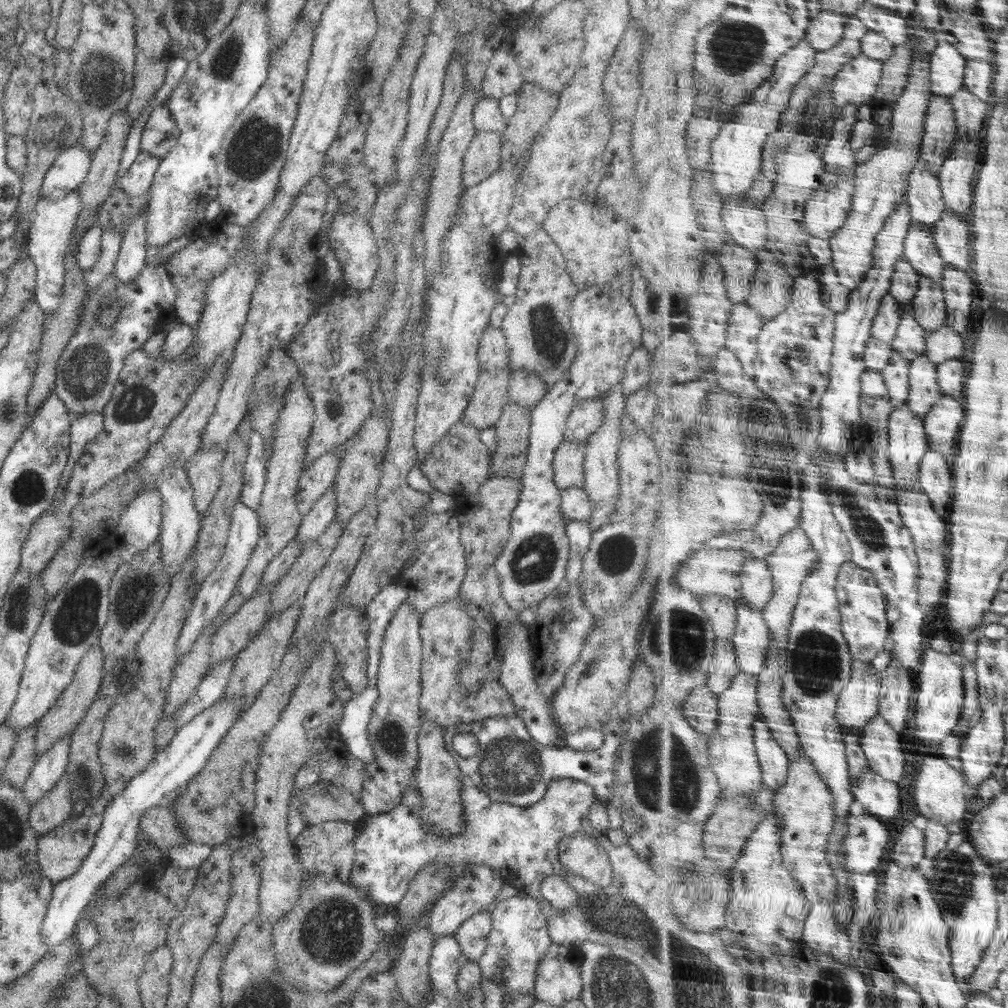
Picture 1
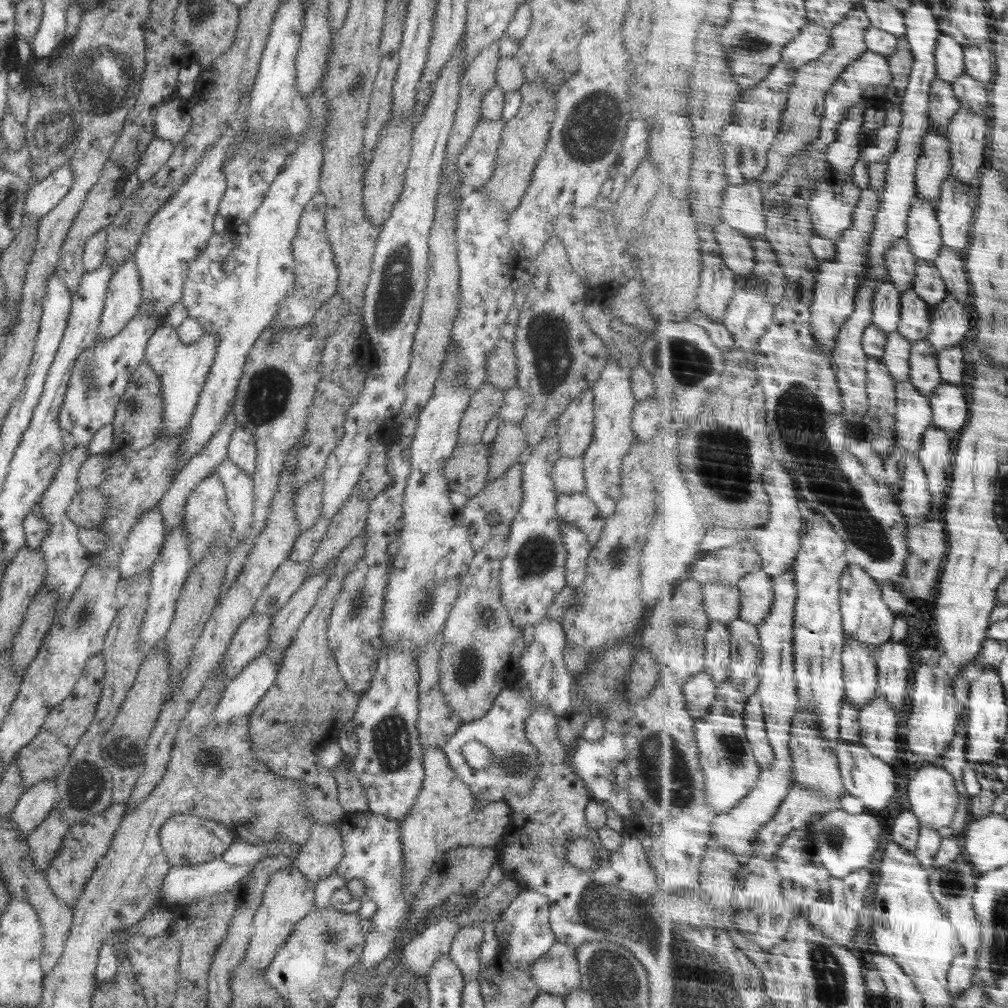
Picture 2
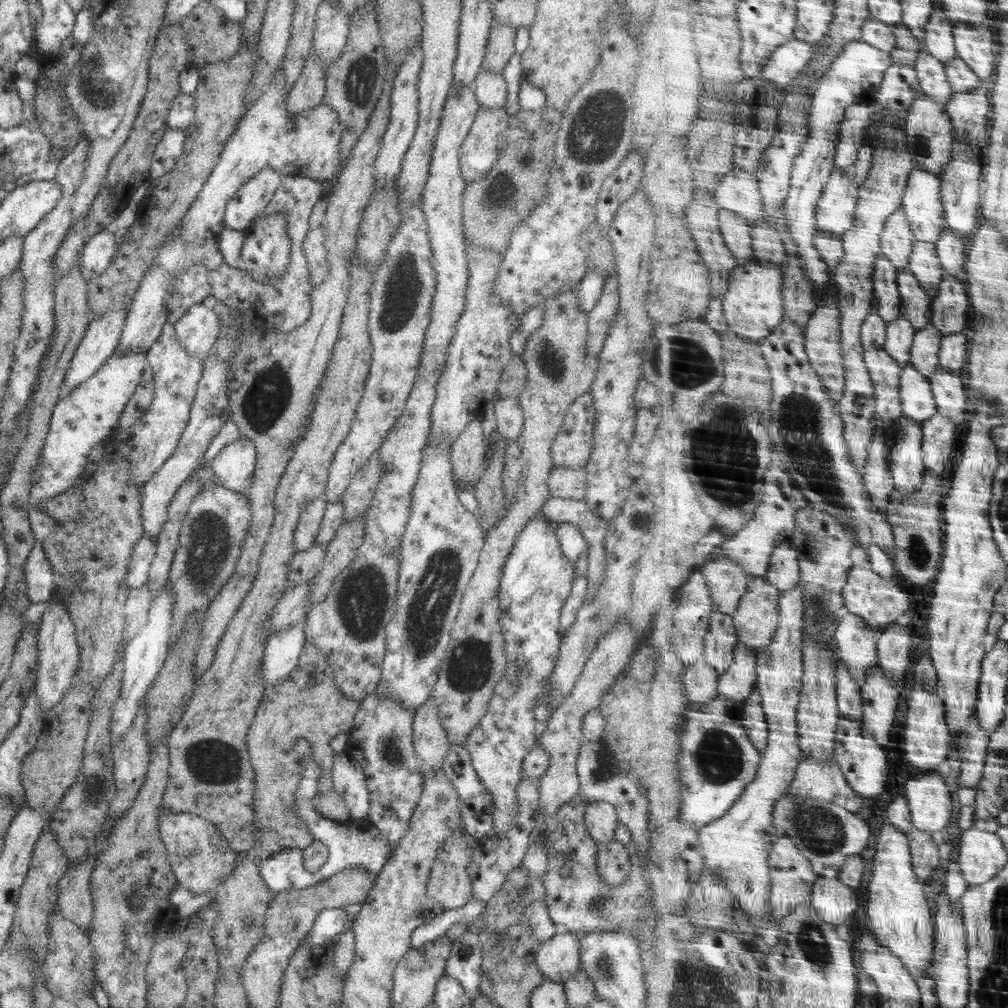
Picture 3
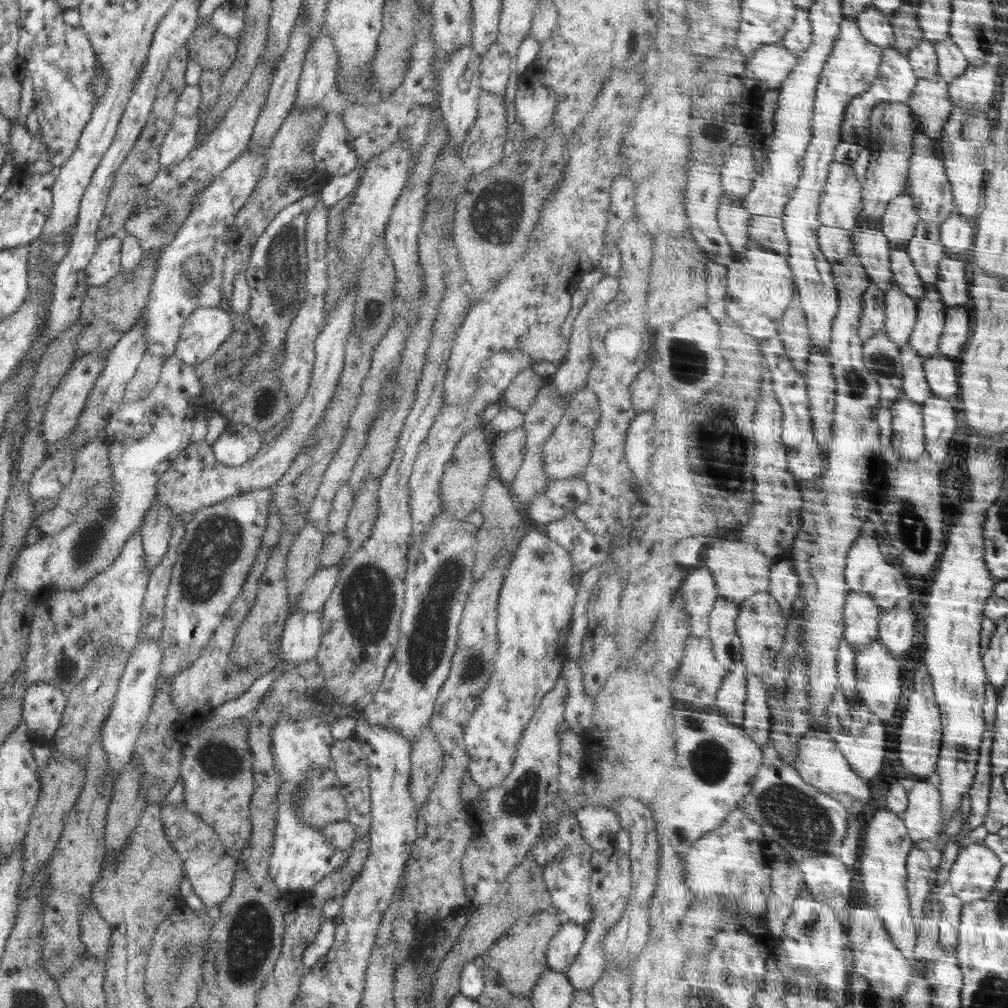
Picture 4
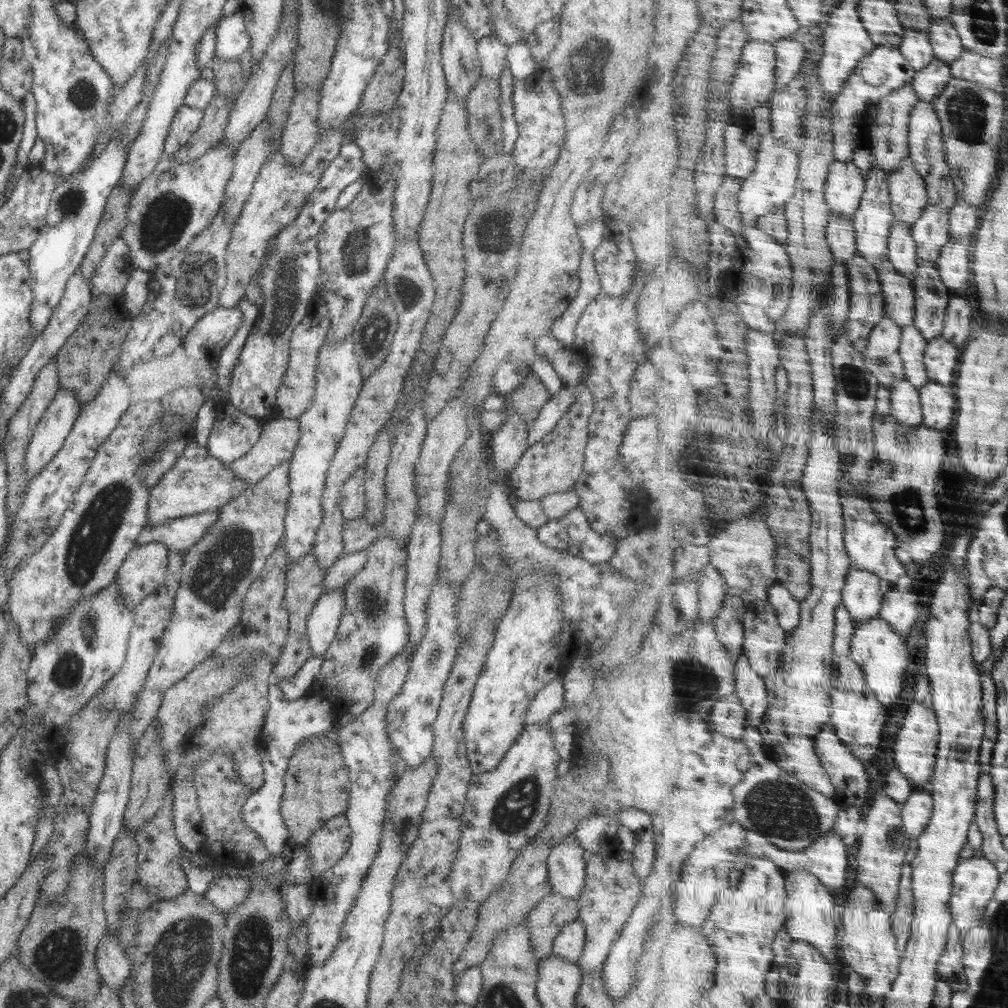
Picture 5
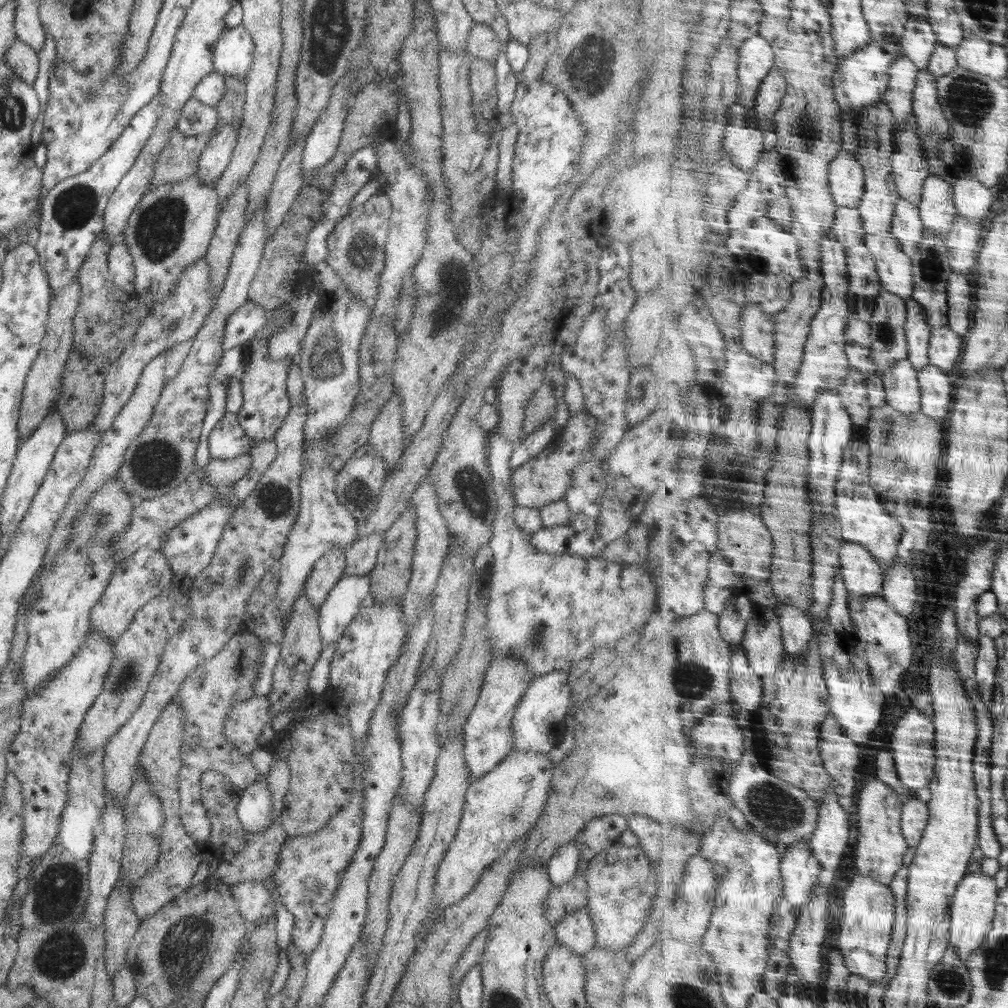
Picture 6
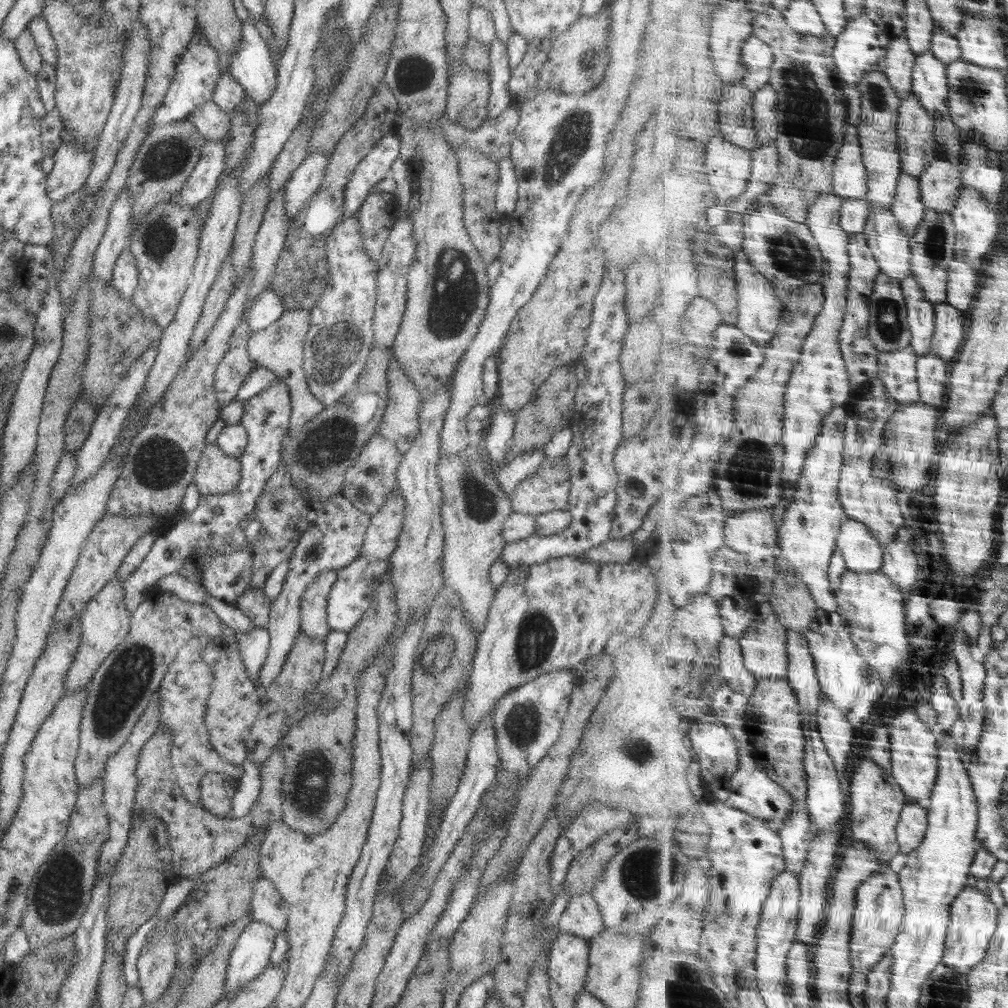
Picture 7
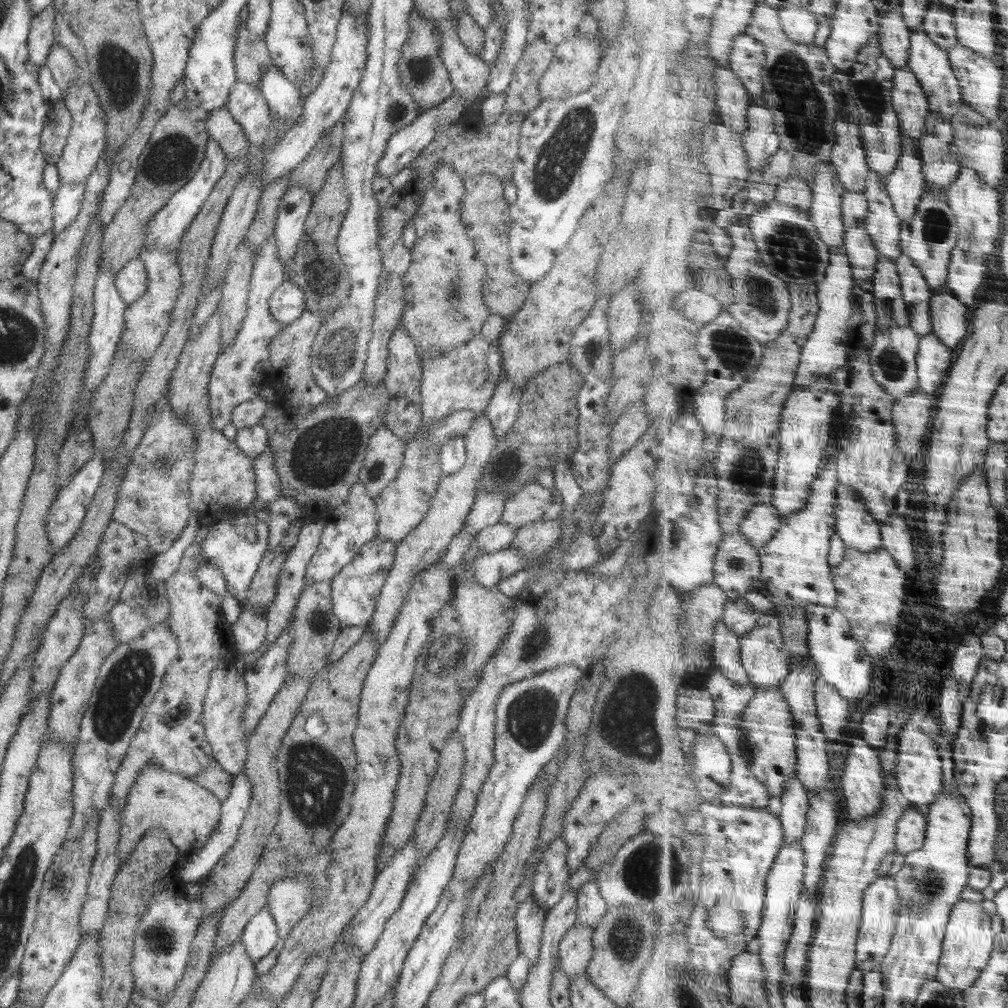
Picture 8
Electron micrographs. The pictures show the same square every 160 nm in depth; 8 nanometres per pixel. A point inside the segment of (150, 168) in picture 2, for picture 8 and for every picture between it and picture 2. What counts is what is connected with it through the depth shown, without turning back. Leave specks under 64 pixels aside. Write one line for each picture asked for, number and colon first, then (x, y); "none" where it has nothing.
3: (166, 152)
4: (181, 137)
5: (186, 120)
6: (196, 118)
7: (210, 121)
8: (221, 126)

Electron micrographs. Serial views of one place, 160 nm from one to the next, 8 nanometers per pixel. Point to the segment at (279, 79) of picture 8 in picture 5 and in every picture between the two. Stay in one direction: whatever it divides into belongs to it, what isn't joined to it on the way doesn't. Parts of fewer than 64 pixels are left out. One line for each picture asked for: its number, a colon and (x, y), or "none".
5: (232, 39)
6: (233, 53)
7: (252, 65)

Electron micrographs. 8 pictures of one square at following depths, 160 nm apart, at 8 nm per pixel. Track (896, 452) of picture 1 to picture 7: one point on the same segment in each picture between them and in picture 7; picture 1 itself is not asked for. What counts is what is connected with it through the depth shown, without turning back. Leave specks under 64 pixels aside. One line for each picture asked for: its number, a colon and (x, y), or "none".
2: (915, 410)
3: (920, 403)
4: (917, 386)
5: (914, 346)
6: (920, 334)
7: (922, 312)

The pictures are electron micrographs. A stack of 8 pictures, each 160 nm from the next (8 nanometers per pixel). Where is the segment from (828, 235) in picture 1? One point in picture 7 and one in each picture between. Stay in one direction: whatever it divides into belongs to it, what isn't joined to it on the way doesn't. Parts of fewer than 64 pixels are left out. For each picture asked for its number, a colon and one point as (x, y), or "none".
2: (833, 208)
3: (837, 211)
4: (843, 201)
5: (845, 191)
6: (848, 179)
7: (851, 176)

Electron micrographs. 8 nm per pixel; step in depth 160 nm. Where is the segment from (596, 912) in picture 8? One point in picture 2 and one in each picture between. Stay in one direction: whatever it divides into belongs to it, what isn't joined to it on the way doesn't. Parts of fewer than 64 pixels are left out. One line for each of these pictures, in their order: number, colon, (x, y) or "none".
2: (557, 972)
3: (557, 959)
4: (565, 944)
5: (569, 944)
6: (575, 931)
7: (581, 917)

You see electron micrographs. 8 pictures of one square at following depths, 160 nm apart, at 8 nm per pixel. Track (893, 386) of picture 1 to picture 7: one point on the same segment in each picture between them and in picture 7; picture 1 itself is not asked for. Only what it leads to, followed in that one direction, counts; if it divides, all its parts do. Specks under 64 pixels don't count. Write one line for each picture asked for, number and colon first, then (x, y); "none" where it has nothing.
2: (899, 351)
3: (901, 338)
4: (902, 310)
5: (900, 291)
6: (896, 268)
7: (892, 246)

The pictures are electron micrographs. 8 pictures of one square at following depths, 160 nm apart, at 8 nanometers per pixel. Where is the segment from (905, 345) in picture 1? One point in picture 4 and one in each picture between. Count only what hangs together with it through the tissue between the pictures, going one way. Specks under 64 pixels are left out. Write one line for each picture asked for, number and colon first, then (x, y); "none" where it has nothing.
2: (917, 320)
3: (917, 304)
4: (906, 272)

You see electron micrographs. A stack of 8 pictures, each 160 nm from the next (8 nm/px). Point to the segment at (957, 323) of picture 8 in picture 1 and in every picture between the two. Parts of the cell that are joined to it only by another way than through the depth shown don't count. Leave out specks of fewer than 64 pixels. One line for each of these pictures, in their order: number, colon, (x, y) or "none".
1: (943, 424)
2: (951, 410)
3: (952, 400)
4: (942, 372)
5: (942, 357)
6: (946, 348)
7: (951, 323)

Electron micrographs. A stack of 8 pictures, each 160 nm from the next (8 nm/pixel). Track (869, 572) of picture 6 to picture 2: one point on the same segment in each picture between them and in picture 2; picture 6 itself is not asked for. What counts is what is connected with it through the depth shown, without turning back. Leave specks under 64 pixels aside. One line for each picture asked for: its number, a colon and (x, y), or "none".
2: (862, 669)
3: (858, 641)
4: (863, 613)
5: (864, 594)

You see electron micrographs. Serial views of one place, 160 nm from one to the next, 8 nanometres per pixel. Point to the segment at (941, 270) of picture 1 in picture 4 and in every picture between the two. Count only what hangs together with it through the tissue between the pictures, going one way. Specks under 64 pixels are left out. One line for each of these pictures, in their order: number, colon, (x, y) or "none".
2: (925, 235)
3: (924, 202)
4: (930, 183)

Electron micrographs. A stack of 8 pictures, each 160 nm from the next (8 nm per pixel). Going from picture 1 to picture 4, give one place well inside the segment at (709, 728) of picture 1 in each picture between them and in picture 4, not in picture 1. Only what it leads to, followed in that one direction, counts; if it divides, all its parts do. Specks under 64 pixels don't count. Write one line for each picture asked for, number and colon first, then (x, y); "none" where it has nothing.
2: (701, 690)
3: (702, 680)
4: (701, 676)

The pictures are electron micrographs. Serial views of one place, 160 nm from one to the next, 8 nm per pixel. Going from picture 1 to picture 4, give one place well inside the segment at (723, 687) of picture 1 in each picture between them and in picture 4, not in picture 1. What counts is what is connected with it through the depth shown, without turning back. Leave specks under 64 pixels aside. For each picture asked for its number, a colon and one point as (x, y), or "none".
2: (719, 662)
3: (723, 639)
4: (728, 645)

